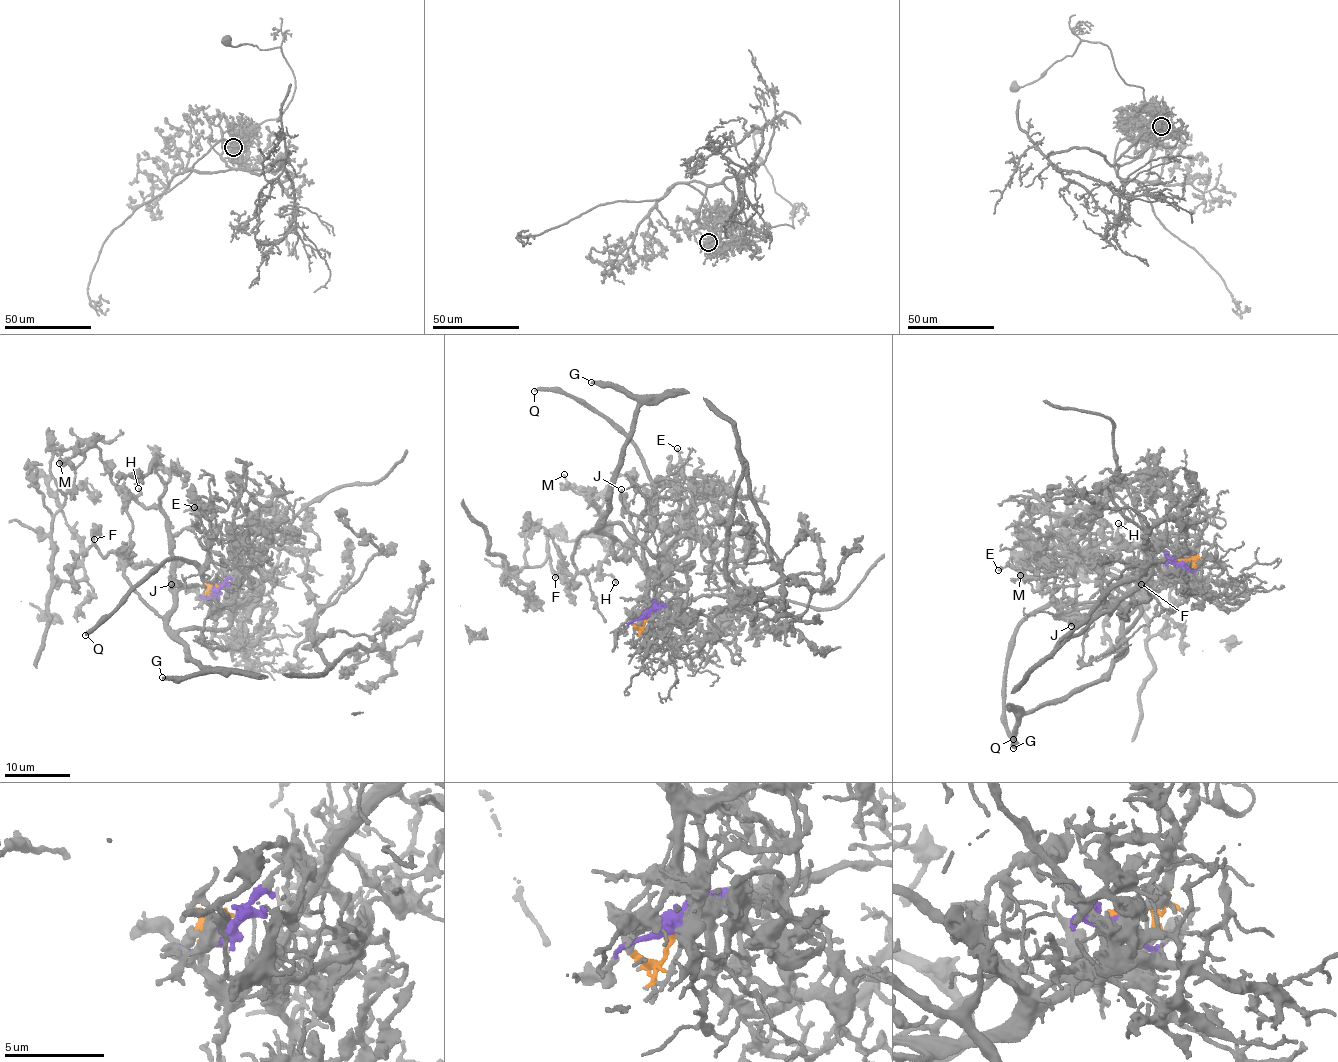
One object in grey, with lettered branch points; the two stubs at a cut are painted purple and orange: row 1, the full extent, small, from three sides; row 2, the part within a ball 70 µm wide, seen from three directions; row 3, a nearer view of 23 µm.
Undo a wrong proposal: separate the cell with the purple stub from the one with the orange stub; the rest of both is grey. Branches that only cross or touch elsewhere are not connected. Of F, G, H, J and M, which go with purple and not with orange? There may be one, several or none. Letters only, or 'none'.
F, G, H, J, M

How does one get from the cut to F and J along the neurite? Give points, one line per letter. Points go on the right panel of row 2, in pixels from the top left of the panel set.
F: (1181, 563), (1142, 547), (1121, 639), (1149, 590), (1113, 595), (1141, 584)
J: (1181, 563), (1156, 543), (1146, 544), (1139, 552), (1141, 576), (1136, 584), (1103, 607), (1077, 617), (1071, 627)

